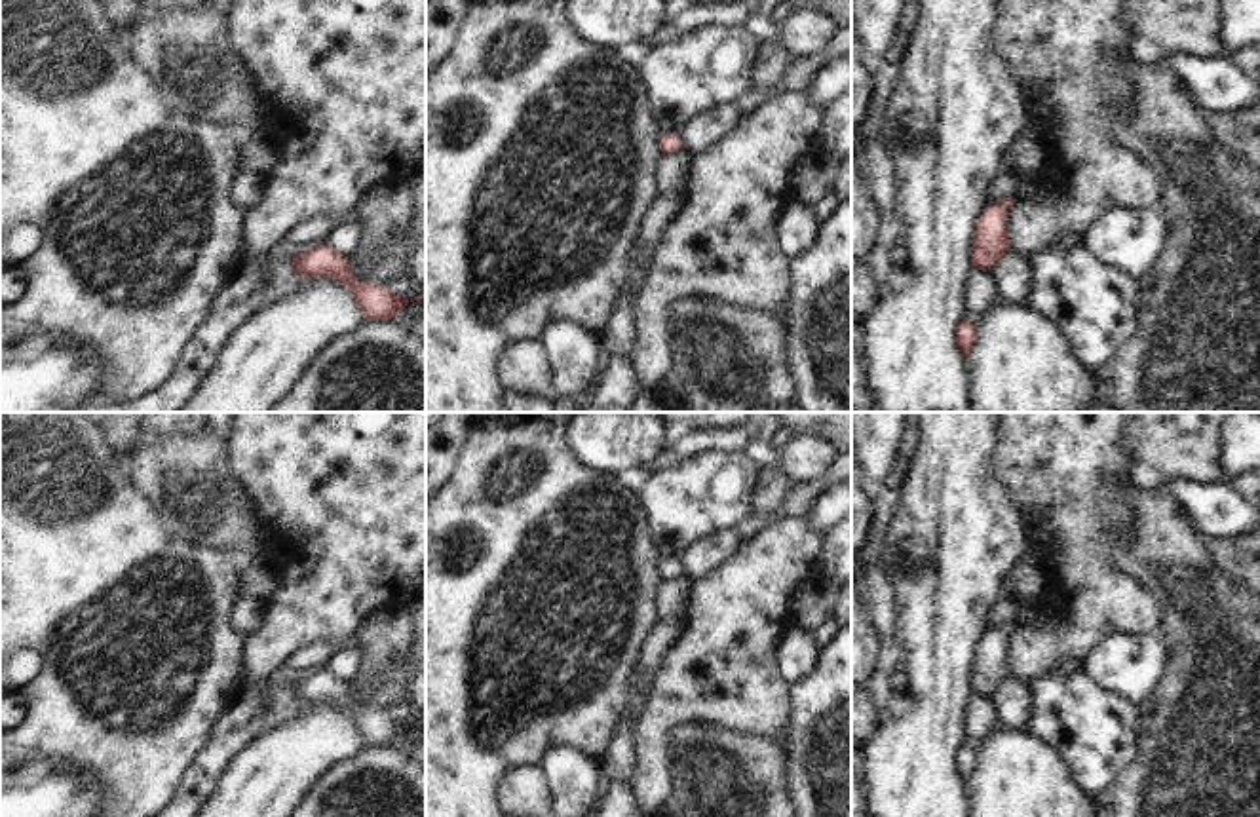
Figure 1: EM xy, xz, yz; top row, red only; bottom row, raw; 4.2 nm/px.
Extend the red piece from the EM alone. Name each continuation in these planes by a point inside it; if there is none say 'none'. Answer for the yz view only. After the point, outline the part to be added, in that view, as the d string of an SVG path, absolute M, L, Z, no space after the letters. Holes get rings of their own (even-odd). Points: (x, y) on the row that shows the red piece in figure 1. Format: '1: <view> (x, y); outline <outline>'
none

